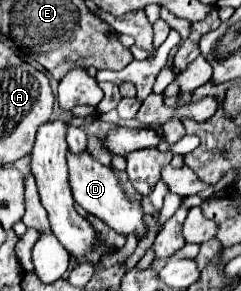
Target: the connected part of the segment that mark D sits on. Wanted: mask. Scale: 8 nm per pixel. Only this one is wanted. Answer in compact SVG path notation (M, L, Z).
M68 150L68 168L70 168L70 186L72 186L72 196L74 200L90 214L98 216L100 220L104 220L110 228L114 228L120 234L130 234L136 232L138 238L144 236L146 226L142 222L142 210L140 204L130 204L118 184L118 178L114 176L112 168L102 166L94 156L90 156L90 152L82 152L82 156L74 156Z

